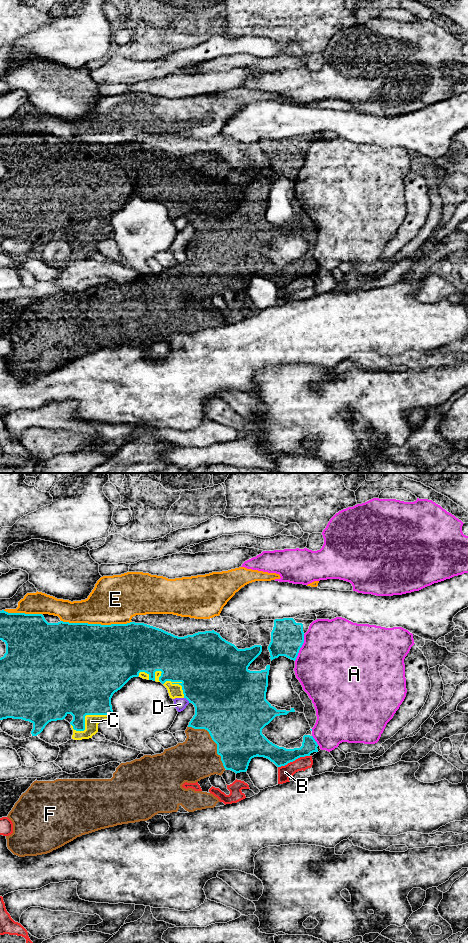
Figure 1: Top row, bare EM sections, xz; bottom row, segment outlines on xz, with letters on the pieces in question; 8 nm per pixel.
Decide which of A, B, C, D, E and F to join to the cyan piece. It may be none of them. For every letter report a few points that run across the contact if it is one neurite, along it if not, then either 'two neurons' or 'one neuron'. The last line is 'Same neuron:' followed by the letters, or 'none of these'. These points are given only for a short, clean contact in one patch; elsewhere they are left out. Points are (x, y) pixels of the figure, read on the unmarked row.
A: two neurons
B: line xz (309, 275), (298, 277), (278, 287); two neurons
C: two neurons
D: line xz (184, 217), (189, 222); two neurons
E: two neurons
F: one neuron
Same neuron: F

